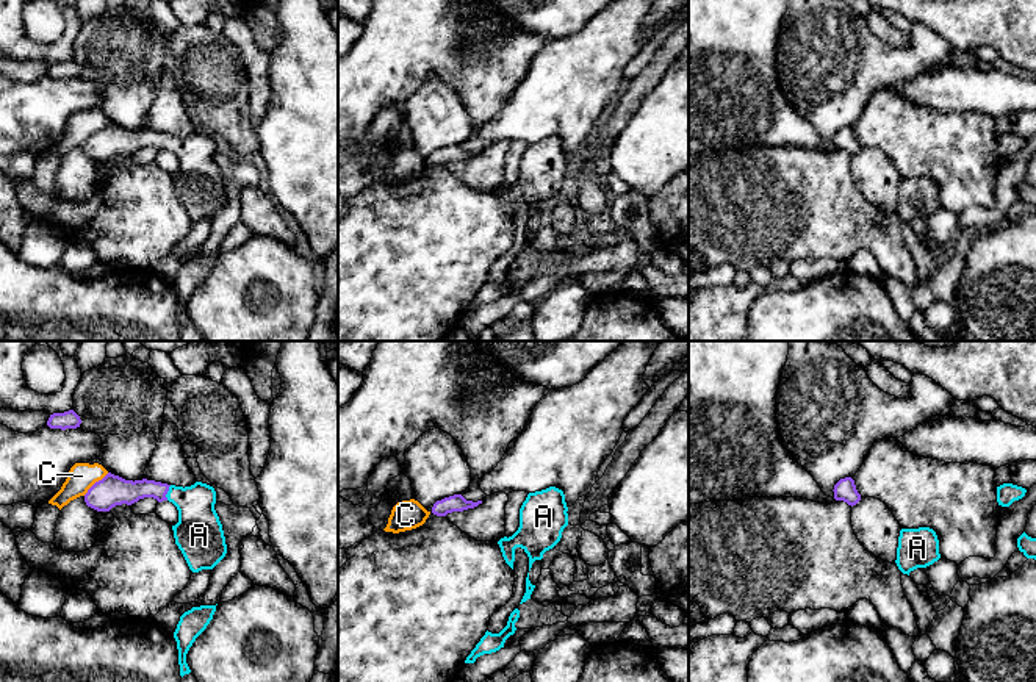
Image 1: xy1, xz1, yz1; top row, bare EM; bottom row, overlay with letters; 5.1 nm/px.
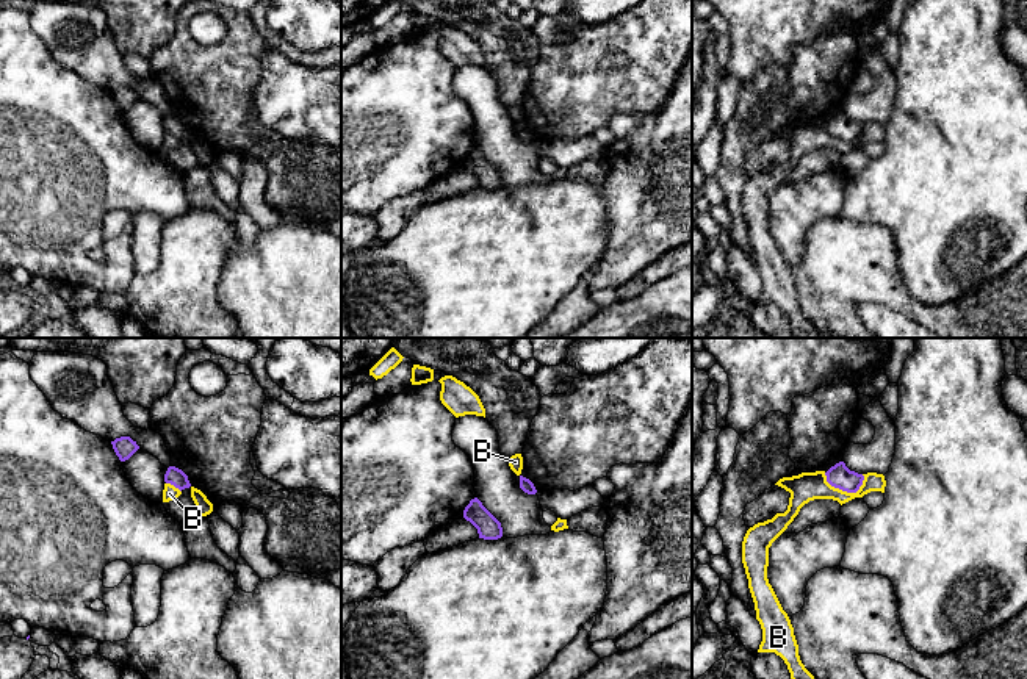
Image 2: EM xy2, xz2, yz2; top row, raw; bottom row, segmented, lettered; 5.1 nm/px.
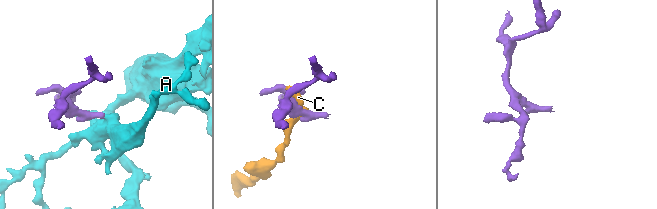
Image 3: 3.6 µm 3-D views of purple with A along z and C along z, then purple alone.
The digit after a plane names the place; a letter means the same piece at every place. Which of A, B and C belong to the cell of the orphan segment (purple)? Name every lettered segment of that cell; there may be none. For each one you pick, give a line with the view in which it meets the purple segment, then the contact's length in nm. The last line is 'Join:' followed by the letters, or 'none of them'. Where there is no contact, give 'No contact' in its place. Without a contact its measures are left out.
A: Touches purple in xy1. Shared border 80 nm
Join: A

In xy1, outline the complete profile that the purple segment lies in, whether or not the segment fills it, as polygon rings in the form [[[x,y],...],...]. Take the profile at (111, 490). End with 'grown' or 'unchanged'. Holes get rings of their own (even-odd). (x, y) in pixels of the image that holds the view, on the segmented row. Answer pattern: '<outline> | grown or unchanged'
[[[108,472],[88,490],[85,502],[97,512],[110,512],[116,505],[131,505],[144,497],[169,501],[177,507],[174,538],[192,573],[213,569],[225,557],[225,537],[214,510],[216,491],[207,483],[196,482],[183,488],[147,479],[125,480]]] | grown

